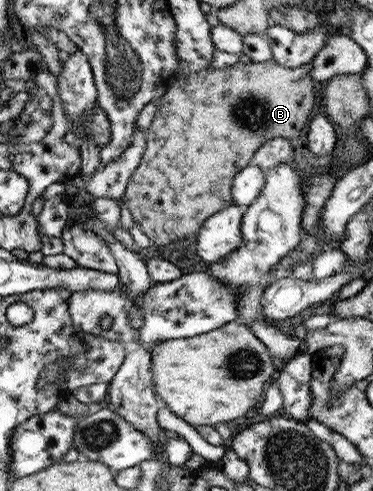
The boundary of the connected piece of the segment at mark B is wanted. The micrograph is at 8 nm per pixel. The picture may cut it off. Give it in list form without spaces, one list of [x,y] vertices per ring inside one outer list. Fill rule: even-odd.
[[[273,61],[237,62],[224,69],[207,65],[197,73],[177,79],[169,87],[157,101],[157,112],[145,132],[147,145],[143,159],[119,199],[153,244],[165,246],[196,235],[208,218],[233,204],[233,178],[250,164],[261,145],[273,138],[290,140],[301,135],[315,107],[315,85],[310,71],[311,62],[299,67],[285,67]]]

